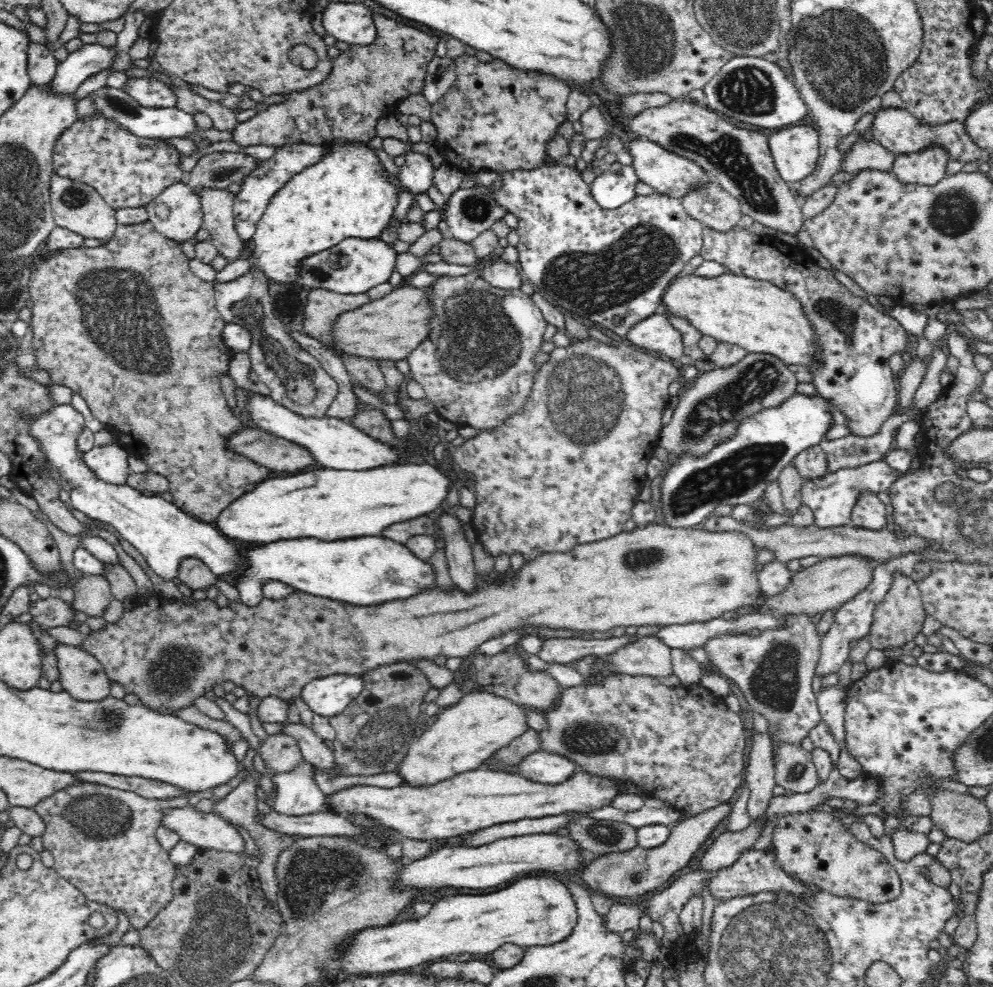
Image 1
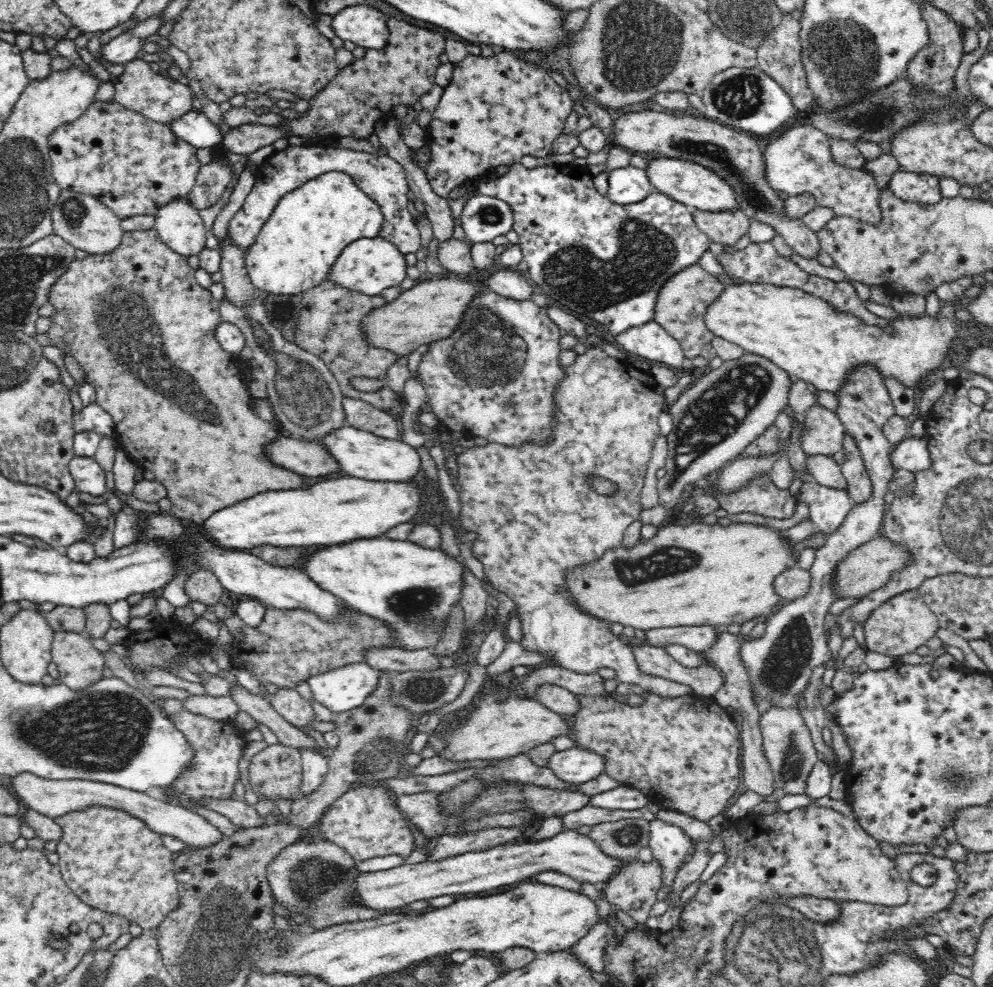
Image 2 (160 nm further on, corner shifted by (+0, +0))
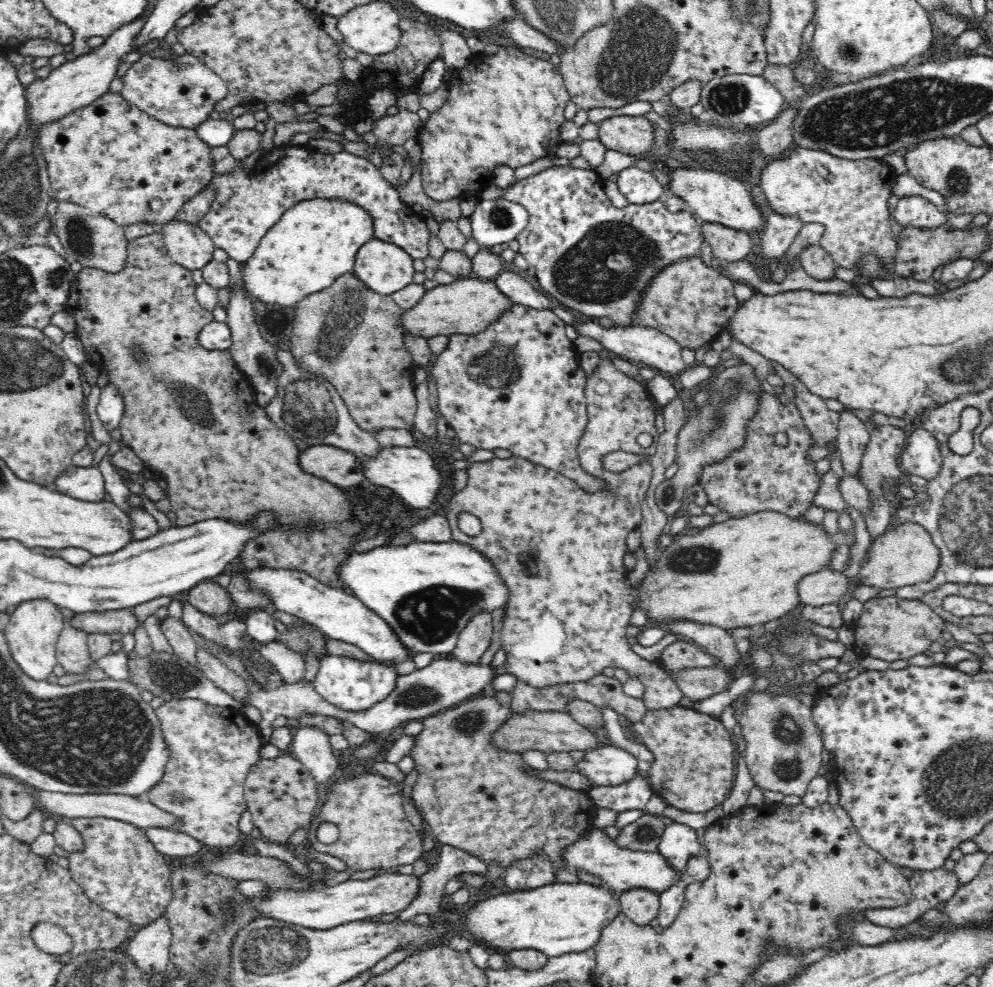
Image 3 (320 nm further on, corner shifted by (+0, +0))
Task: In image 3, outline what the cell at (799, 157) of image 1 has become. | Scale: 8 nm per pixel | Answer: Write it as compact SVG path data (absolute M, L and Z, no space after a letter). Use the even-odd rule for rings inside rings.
M792 146L784 158L769 161L761 172L759 186L774 213L785 218L797 218L802 222L802 226L808 223L824 226L819 245L828 251L838 266L861 272L863 258L866 255L874 255L880 266L884 267L881 267L873 278L885 280L889 284L894 278L893 268L897 244L892 233L888 200L893 194L893 184L897 176L892 166L882 159L846 160L824 151Z

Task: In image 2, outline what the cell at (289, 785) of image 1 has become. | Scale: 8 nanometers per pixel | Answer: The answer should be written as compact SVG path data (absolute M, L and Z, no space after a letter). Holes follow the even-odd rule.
M302 746L298 748L301 756L302 780L299 790L301 794L308 794L318 790L329 769L329 757L327 752L320 752L315 748Z

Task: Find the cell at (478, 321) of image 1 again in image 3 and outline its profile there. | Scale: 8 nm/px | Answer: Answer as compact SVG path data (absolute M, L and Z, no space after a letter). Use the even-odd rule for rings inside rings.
M516 303L507 313L504 313L497 321L494 321L482 332L449 335L450 342L448 347L436 356L428 371L430 379L436 382L439 414L448 421L449 427L456 431L457 438L461 444L466 443L475 446L477 449L484 449L491 452L495 449L508 450L515 457L528 460L536 465L545 466L546 468L555 470L557 473L568 476L568 478L572 478L572 480L576 480L588 492L596 492L596 490L601 490L605 483L601 482L598 478L593 478L582 469L582 465L579 464L578 455L580 440L582 440L582 435L586 432L588 422L590 422L585 397L587 376L581 367L580 352L575 348L573 341L566 337L564 326L566 326L566 323L554 311L536 310Z

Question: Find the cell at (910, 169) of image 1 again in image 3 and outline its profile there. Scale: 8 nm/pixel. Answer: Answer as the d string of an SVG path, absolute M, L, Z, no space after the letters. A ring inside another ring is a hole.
M924 197L898 199L893 217L902 229L912 227L912 229L922 229L922 231L937 229L948 220L941 209Z

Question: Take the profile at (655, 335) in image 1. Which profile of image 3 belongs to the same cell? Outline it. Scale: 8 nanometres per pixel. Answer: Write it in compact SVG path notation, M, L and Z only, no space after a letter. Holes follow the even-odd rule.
M586 321L577 326L579 336L589 336L597 340L614 356L627 359L637 365L655 368L671 374L678 374L686 369L682 360L682 346L667 334L657 328L643 327L642 325L618 326L606 328L599 322Z

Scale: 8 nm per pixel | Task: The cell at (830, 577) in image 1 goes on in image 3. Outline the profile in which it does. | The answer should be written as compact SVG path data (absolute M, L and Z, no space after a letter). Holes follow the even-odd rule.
M902 522L895 524L870 546L868 562L861 566L858 573L863 584L876 586L876 588L902 588L916 583L930 581L936 574L942 562L940 549L931 539L931 534L915 522Z

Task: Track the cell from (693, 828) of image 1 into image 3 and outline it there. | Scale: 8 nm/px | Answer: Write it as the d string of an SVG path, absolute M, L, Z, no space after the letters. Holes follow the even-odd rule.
M630 889L620 894L620 910L637 926L646 926L657 918L659 896L650 889Z

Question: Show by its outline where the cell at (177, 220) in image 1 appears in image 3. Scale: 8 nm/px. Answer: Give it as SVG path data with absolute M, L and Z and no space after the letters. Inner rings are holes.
M170 221L158 228L169 255L186 270L202 270L213 258L213 240L199 225Z

